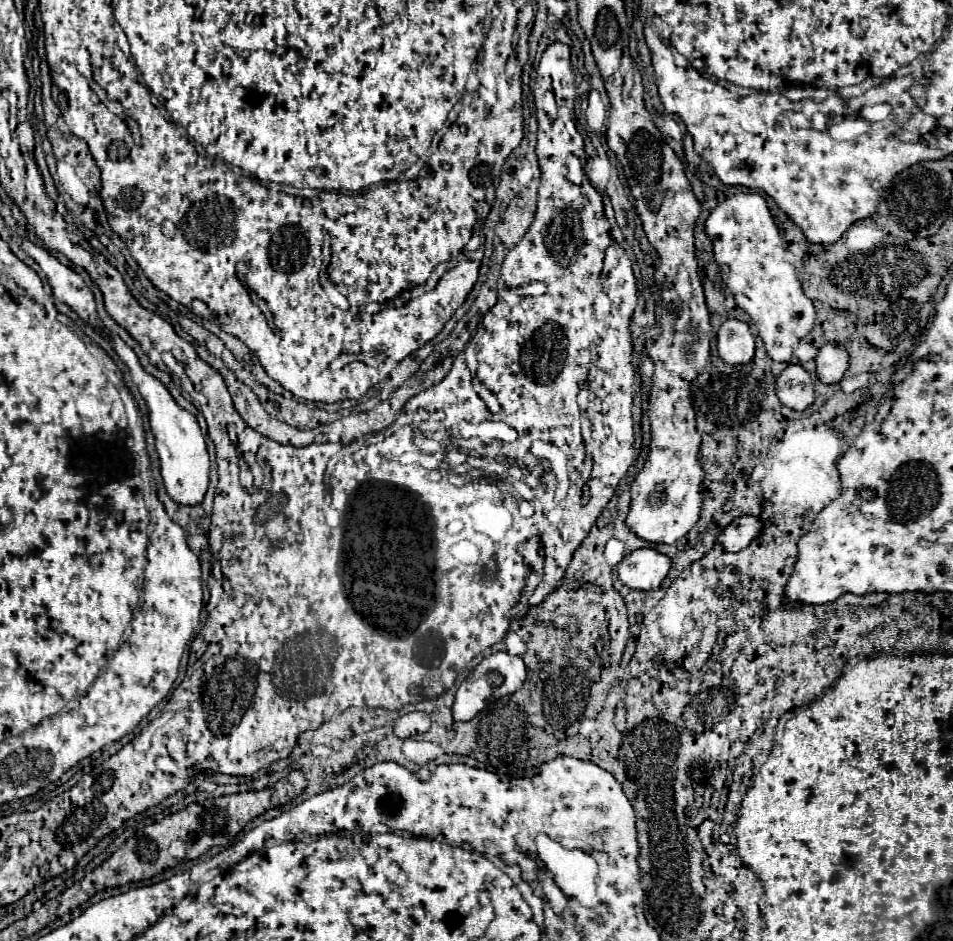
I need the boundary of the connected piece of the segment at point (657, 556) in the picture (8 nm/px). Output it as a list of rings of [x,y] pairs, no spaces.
[[[637,549],[617,565],[619,579],[639,591],[659,589],[671,569],[671,559],[655,549]]]

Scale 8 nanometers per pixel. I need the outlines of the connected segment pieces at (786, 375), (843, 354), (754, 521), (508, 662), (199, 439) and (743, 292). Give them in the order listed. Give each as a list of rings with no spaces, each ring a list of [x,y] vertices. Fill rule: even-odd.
[[[789,365],[777,377],[777,397],[779,401],[795,411],[805,411],[815,401],[815,389],[811,375],[801,365]]]
[[[827,343],[817,355],[817,377],[821,383],[839,383],[849,367],[849,353],[841,343]]]
[[[743,515],[737,517],[729,527],[725,527],[725,531],[719,535],[719,541],[725,547],[725,551],[741,551],[761,533],[761,529],[761,519],[753,515]]]
[[[499,651],[499,653],[493,653],[493,655],[485,657],[473,669],[473,673],[459,685],[459,689],[455,693],[455,703],[453,703],[453,719],[455,721],[473,719],[479,711],[485,709],[485,705],[491,699],[499,699],[499,697],[505,697],[505,695],[511,695],[511,693],[519,691],[525,677],[527,677],[527,671],[525,671],[525,663],[523,663],[521,657],[513,657],[505,651]]]
[[[113,337],[113,349],[121,357],[121,361],[129,367],[131,379],[139,387],[139,393],[143,395],[143,399],[149,407],[151,431],[155,435],[155,449],[157,449],[157,455],[161,461],[161,477],[163,477],[169,497],[181,505],[199,505],[203,501],[203,495],[209,485],[209,453],[207,453],[205,437],[201,433],[201,427],[199,427],[195,415],[175,403],[171,393],[167,391],[167,387],[141,367],[135,351],[131,347],[127,347],[119,337]]]
[[[737,193],[725,199],[711,211],[705,233],[713,241],[721,279],[733,291],[737,305],[749,313],[769,357],[789,361],[795,343],[815,327],[815,307],[803,293],[795,267],[785,261],[785,245],[765,199],[759,193]]]

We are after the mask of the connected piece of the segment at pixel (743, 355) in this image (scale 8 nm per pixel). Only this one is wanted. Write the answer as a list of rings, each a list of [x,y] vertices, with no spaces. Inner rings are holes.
[[[727,319],[717,333],[719,357],[729,365],[745,365],[753,361],[755,337],[749,325],[739,319]]]

